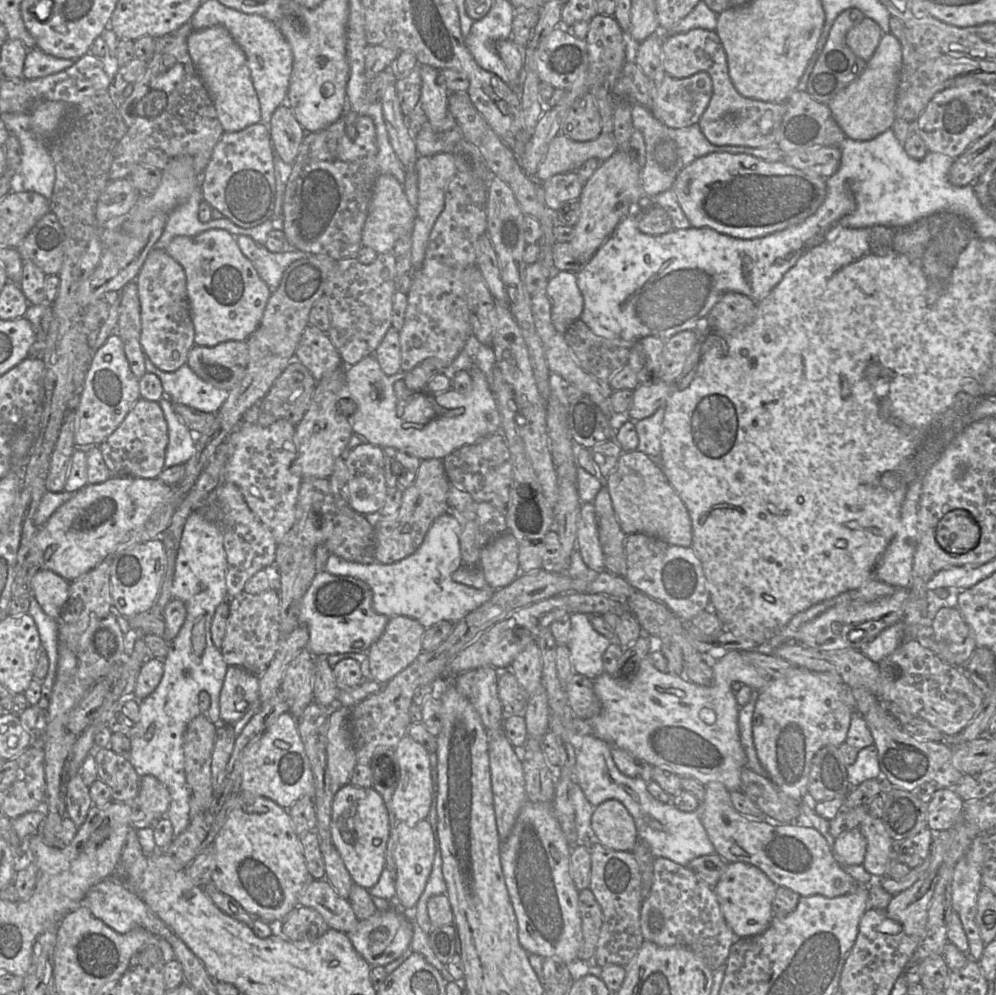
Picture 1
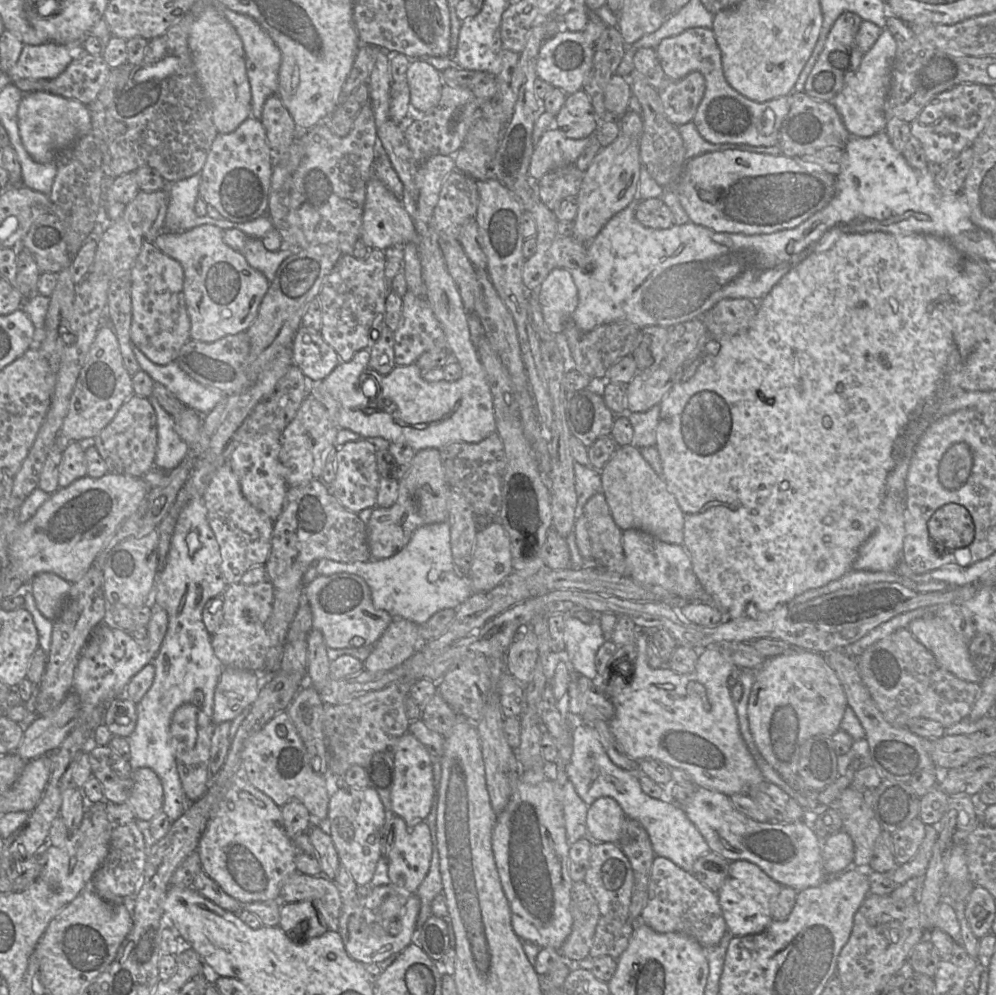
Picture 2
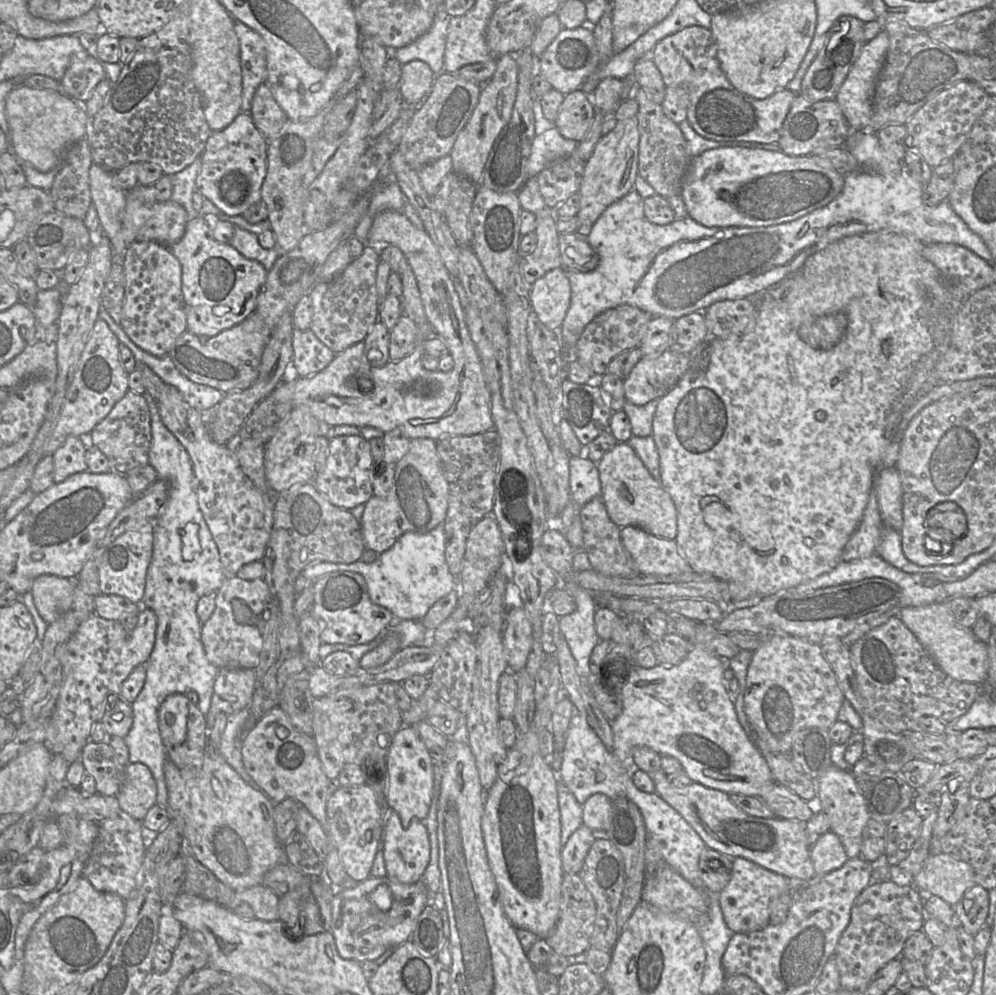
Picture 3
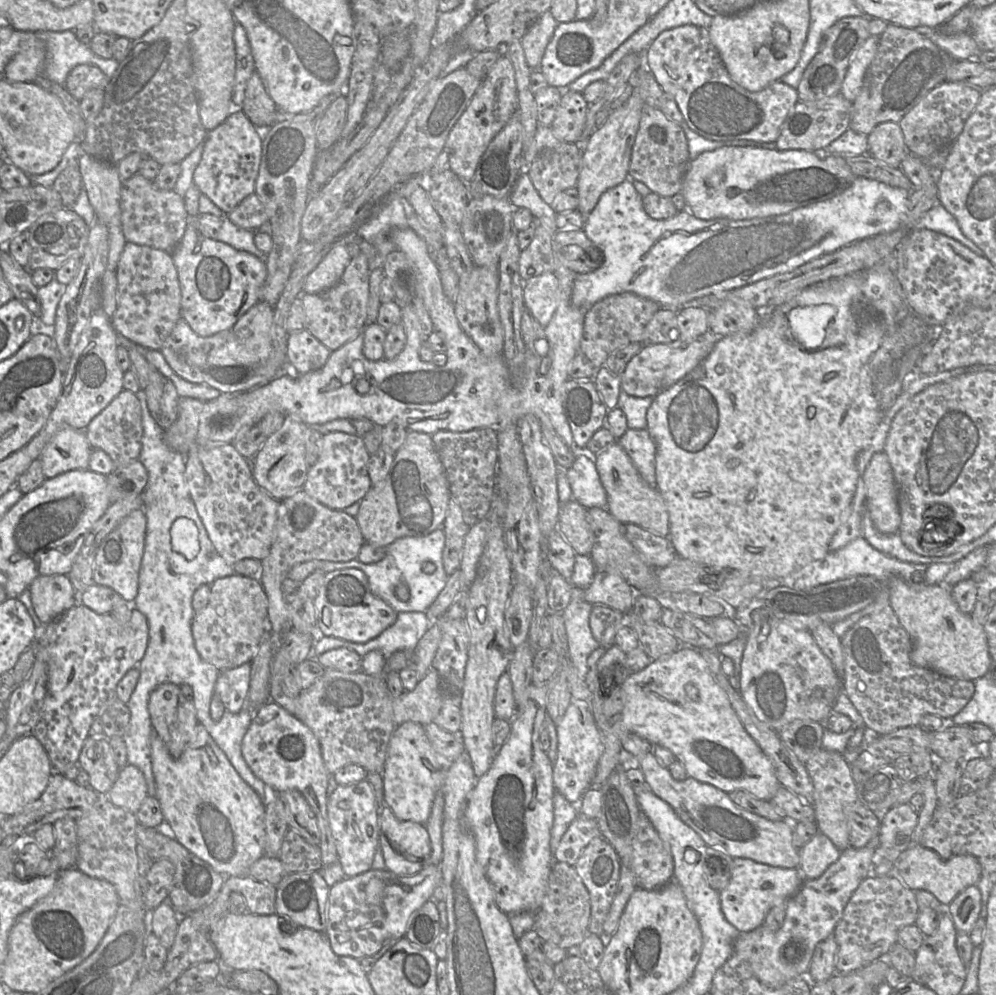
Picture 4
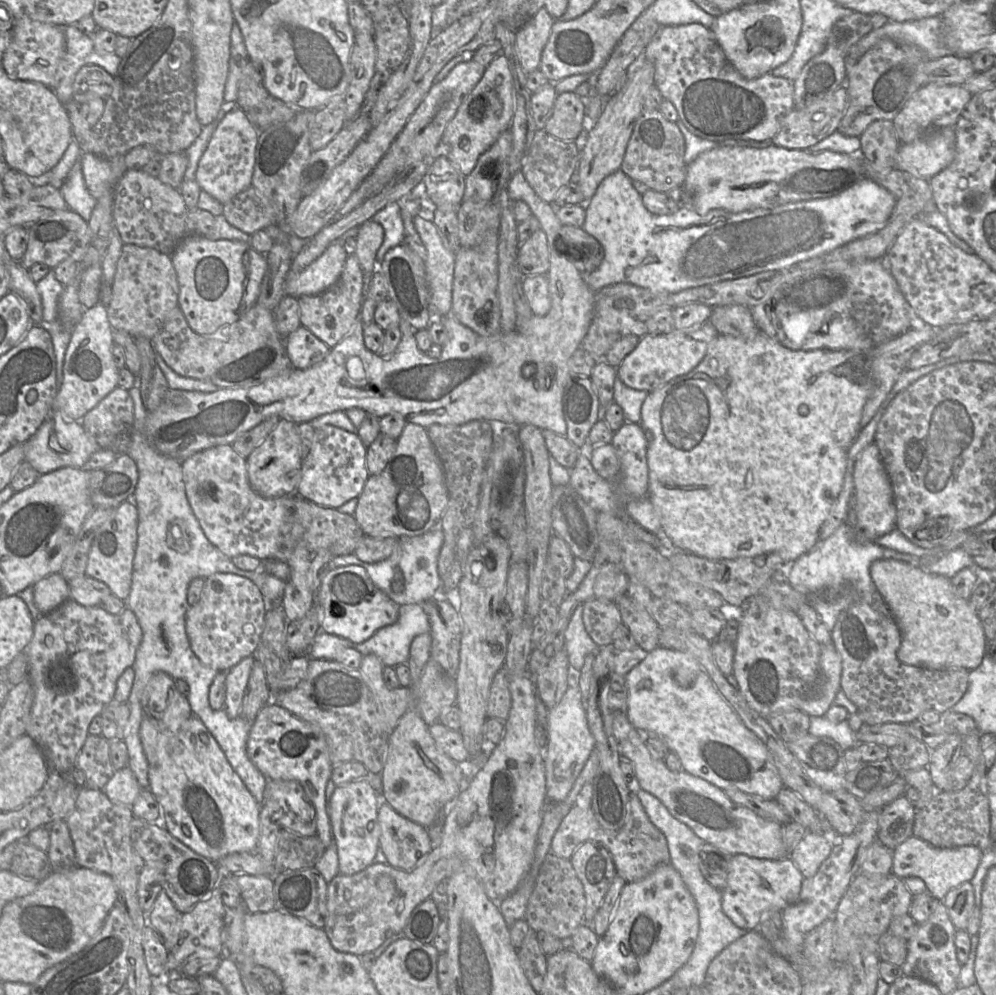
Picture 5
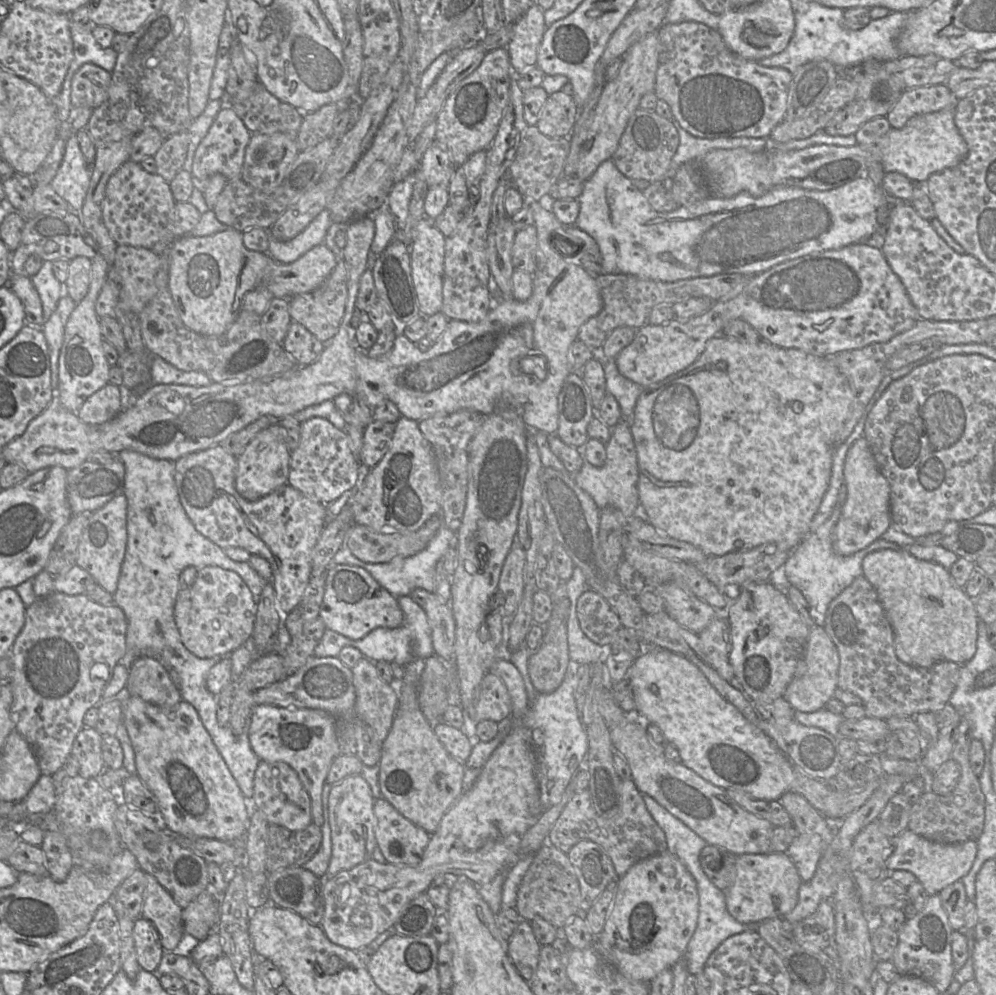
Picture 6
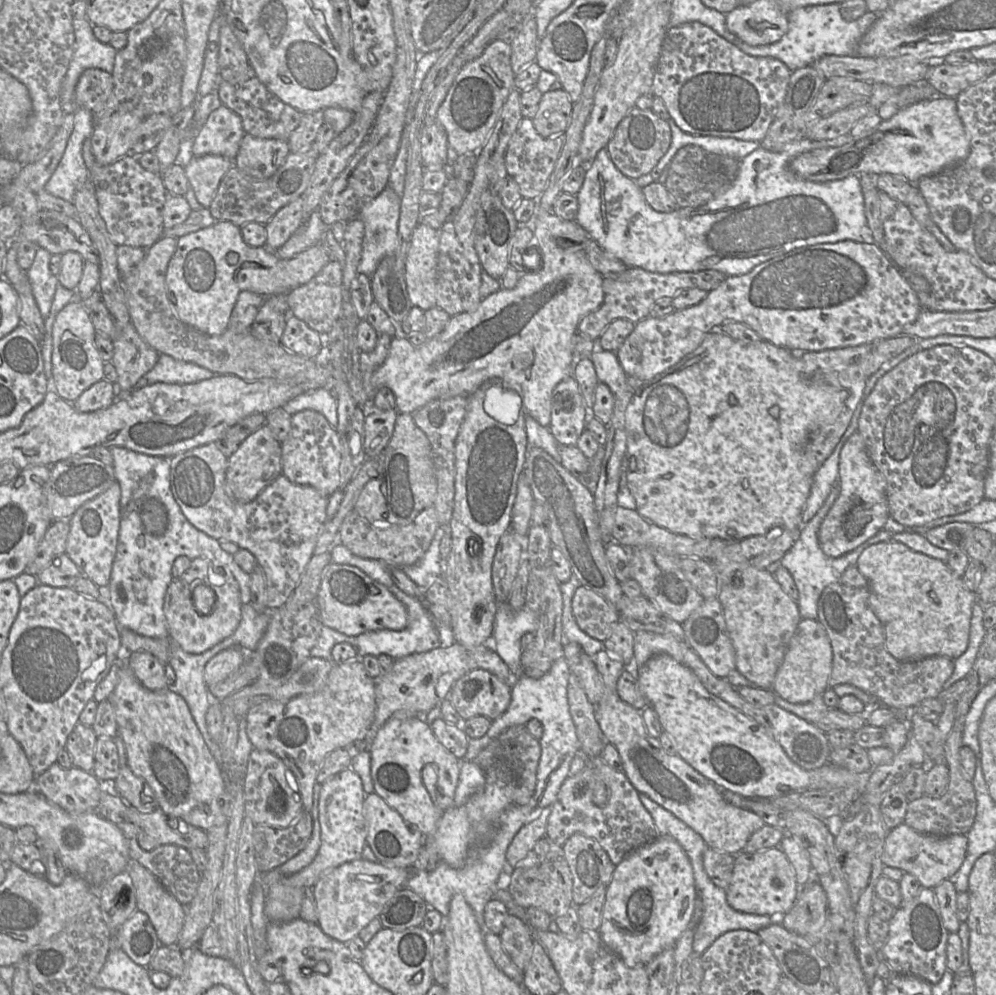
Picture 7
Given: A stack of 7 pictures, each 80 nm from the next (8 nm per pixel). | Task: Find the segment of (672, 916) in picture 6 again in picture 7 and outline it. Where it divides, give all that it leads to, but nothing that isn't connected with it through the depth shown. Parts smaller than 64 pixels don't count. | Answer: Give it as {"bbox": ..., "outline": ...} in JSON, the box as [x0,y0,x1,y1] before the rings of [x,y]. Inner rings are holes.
{"bbox":[598,835,696,966],"outline":[[[659,835],[615,866],[598,932],[604,945],[627,966],[646,965],[661,951],[674,947],[681,934],[693,924],[696,898],[689,857],[674,838]]]}

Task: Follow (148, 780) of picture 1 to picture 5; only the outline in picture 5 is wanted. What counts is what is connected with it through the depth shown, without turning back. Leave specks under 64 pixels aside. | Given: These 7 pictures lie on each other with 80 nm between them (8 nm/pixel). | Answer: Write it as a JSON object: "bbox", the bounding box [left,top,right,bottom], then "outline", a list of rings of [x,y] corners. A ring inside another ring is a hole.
{"bbox":[101,766,141,807],"outline":[[[126,766],[114,770],[101,791],[112,803],[130,807],[141,791],[141,787],[132,770]]]}

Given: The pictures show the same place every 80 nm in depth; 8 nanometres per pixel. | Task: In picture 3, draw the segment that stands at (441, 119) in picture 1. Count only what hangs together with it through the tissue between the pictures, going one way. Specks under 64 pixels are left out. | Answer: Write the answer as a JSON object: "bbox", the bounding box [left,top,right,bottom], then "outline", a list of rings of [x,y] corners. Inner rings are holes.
{"bbox":[398,60,435,108],"outline":[[[413,60],[402,65],[398,89],[408,108],[418,107],[429,94],[435,73],[423,61]]]}

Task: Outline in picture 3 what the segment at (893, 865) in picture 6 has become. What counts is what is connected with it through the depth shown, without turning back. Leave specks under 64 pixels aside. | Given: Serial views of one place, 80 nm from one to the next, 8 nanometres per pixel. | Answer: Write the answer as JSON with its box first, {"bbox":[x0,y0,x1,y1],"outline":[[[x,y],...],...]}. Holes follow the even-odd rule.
{"bbox":[912,854,976,906],"outline":[[[929,854],[920,871],[913,877],[912,885],[919,893],[933,894],[954,906],[961,900],[967,890],[976,885],[975,872],[968,863],[949,854]]]}

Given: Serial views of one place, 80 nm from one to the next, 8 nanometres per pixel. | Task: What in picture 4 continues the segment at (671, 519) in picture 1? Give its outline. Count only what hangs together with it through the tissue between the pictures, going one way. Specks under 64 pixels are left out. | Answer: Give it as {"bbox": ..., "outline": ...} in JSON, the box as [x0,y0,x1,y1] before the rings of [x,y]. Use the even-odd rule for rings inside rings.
{"bbox":[595,442,669,536],"outline":[[[618,442],[595,455],[595,465],[607,493],[607,510],[622,524],[636,524],[656,535],[669,536],[669,514],[666,504],[654,486],[640,476],[632,460]]]}

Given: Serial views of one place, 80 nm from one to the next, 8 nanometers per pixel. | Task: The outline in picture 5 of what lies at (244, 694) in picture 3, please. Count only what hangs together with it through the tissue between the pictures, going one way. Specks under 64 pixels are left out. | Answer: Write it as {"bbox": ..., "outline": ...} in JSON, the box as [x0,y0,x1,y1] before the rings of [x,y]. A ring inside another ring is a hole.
{"bbox":[223,656,253,719],"outline":[[[253,656],[244,658],[226,673],[223,709],[230,719],[237,718],[239,715],[253,663]]]}

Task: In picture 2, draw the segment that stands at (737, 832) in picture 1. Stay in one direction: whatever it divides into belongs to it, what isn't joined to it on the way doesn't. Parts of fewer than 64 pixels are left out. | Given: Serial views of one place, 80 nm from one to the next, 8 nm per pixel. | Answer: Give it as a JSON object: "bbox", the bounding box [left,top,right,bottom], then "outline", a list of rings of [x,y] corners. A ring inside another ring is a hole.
{"bbox":[681,787,833,892],"outline":[[[697,787],[693,800],[681,808],[699,829],[711,851],[729,861],[746,860],[754,863],[782,886],[799,892],[817,887],[833,877],[823,866],[822,841],[811,826],[802,821],[756,821],[739,812],[728,795],[704,787]]]}

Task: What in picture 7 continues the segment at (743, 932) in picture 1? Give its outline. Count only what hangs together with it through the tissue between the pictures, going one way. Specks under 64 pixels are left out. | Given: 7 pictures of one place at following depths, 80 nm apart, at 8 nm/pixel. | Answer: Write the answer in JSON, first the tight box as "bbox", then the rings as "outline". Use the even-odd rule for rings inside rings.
{"bbox":[726,847,799,918],"outline":[[[779,847],[735,855],[732,880],[726,889],[727,902],[733,909],[781,918],[793,907],[799,893],[795,869]]]}

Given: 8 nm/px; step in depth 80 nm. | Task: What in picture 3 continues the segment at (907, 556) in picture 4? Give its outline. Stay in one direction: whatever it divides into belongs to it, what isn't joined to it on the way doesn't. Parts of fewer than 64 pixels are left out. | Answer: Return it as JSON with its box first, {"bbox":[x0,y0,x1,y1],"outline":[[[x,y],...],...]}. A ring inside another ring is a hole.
{"bbox":[876,528,943,573],"outline":[[[884,528],[876,553],[892,566],[907,573],[922,573],[939,570],[943,565],[919,566],[908,560],[901,545],[901,534],[893,529]]]}

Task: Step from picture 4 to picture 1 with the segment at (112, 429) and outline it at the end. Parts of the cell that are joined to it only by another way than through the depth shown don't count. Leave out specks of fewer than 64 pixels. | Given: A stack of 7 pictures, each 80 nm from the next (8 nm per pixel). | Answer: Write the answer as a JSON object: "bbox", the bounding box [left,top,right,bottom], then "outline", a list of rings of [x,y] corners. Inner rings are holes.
{"bbox":[99,397,168,479],"outline":[[[141,397],[99,448],[111,476],[156,479],[165,468],[168,440],[168,425],[161,406]]]}

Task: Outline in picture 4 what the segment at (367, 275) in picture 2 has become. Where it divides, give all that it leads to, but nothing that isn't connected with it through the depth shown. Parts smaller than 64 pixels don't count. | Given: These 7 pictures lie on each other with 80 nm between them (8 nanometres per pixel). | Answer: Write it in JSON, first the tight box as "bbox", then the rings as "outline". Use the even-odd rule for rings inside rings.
{"bbox":[301,252,370,352],"outline":[[[360,252],[351,258],[340,280],[333,287],[320,293],[301,295],[306,315],[305,329],[331,352],[356,338],[360,333],[364,334],[370,272],[368,258]]]}

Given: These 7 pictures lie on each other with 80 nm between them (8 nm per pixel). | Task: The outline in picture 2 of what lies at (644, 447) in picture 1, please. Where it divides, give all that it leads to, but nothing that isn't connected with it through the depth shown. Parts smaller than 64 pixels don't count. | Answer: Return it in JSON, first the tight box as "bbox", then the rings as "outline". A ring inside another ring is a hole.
{"bbox":[620,404,661,448],"outline":[[[656,404],[645,412],[631,412],[625,409],[620,415],[626,416],[633,427],[632,445],[637,448],[656,445],[656,430],[659,422],[661,405]]]}

